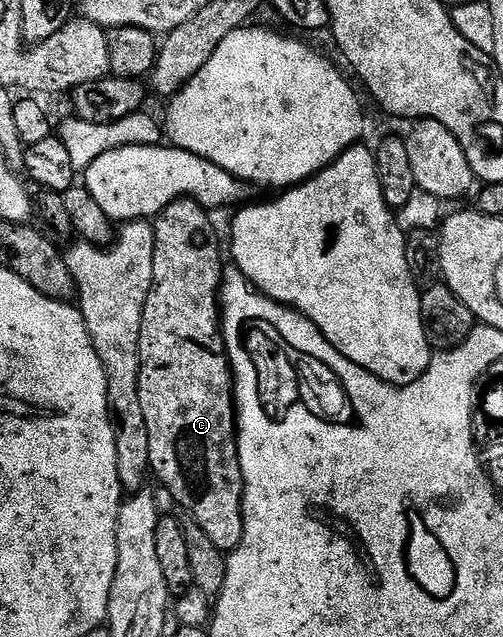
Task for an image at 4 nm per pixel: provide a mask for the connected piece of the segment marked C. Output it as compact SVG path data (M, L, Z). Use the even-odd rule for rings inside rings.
M180 198L177 202L173 202L169 206L165 206L165 210L154 221L155 225L155 253L153 254L153 286L149 298L145 302L145 314L141 318L141 374L139 375L139 397L141 398L141 411L145 414L145 430L149 430L149 462L151 463L150 471L153 476L160 480L167 487L167 492L187 511L186 515L197 522L197 526L201 526L201 530L205 530L206 536L213 541L213 546L217 546L217 550L221 550L225 554L229 554L241 542L243 537L243 475L241 474L241 462L239 461L239 437L237 435L237 417L235 415L235 382L231 379L231 364L227 361L227 348L223 345L223 333L221 331L221 305L219 303L219 287L223 285L223 269L225 261L219 253L219 240L215 237L215 228L211 225L208 209L203 208L196 200L188 200Z

